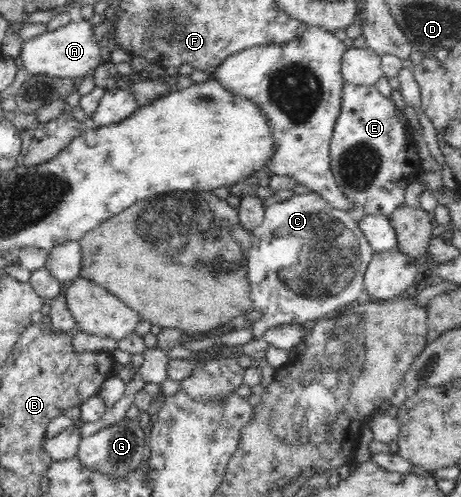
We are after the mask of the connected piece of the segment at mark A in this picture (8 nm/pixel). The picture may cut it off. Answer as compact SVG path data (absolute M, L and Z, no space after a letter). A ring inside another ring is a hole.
M84 18L80 22L70 22L53 32L47 30L41 36L23 41L21 56L23 67L30 74L47 74L63 80L85 77L102 64L103 50L99 38L95 36L93 24Z

